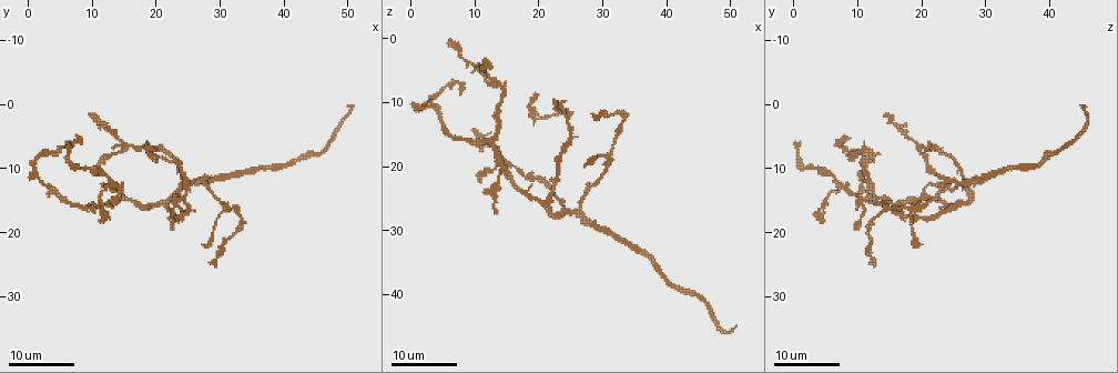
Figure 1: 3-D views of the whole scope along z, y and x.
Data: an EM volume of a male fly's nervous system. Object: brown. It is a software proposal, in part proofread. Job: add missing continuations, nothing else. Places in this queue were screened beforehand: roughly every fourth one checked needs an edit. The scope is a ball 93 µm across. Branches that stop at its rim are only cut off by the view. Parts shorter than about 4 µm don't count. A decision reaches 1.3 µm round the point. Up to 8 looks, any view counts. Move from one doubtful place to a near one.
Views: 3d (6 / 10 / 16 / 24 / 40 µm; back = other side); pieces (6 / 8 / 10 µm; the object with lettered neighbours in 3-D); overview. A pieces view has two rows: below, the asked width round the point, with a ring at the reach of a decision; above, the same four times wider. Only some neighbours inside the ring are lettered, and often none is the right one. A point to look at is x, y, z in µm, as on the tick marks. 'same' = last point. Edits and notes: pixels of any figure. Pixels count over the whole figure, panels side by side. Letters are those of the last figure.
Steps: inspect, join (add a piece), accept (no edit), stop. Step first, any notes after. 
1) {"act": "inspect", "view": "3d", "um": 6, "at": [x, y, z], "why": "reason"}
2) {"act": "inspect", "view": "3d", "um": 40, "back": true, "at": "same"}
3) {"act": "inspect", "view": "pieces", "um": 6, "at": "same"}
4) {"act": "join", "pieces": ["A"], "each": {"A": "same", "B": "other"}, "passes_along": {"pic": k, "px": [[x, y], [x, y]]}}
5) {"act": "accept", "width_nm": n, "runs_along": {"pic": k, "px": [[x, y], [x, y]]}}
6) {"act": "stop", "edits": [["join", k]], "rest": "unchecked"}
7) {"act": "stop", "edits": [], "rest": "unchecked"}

{"act": "inspect", "view": "3d", "um": 16, "at": [10.5, 11.5, 22.5], "why": "branch stops here"}

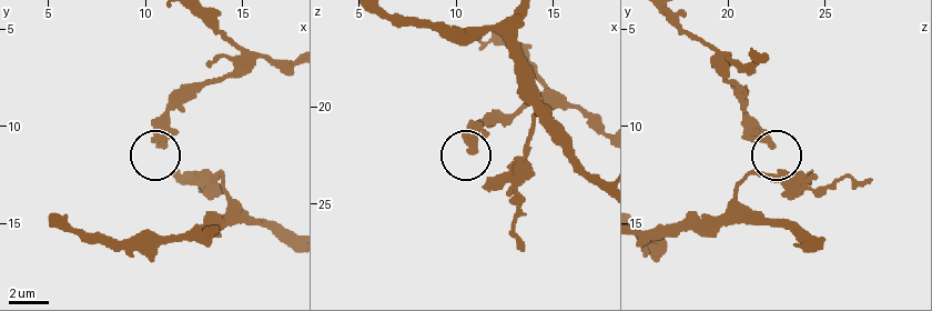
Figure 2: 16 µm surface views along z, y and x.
{"act": "inspect", "view": "pieces", "um": 10, "at": [10.9, 10.9, 22.3]}

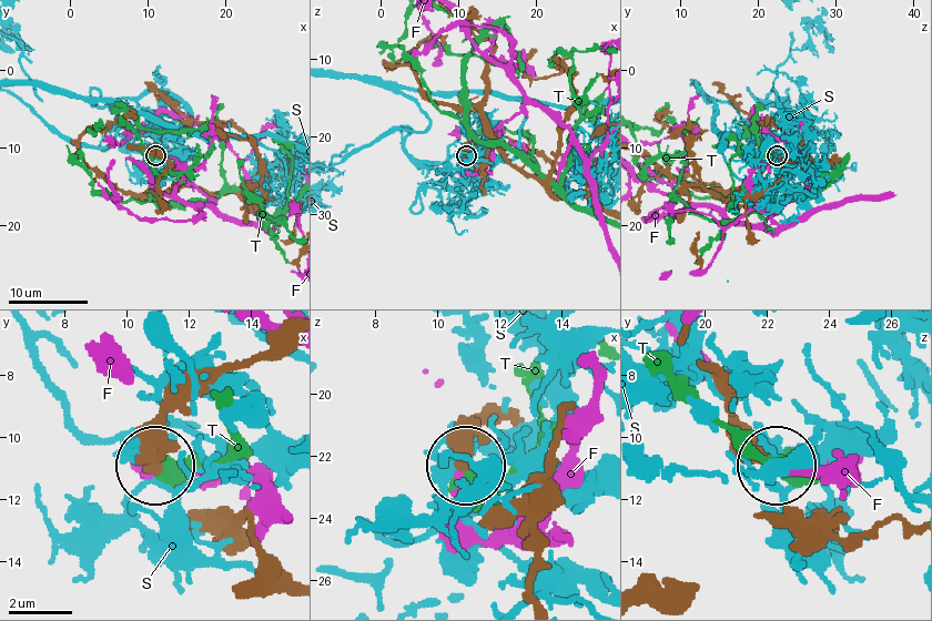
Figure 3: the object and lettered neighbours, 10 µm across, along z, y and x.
{"act": "accept", "each": {"F": "other", "S": "other", "T": "other"}, "runs_along": {"pic": 3, "px": [[285, 332], [198, 385], [174, 409], [159, 462]]}, "found": "no lettered piece goes on from it"}

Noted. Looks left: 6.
{"act": "inspect", "view": "3d", "um": 16, "at": [11.5, 18.5, 4.5], "why": "an open end"}

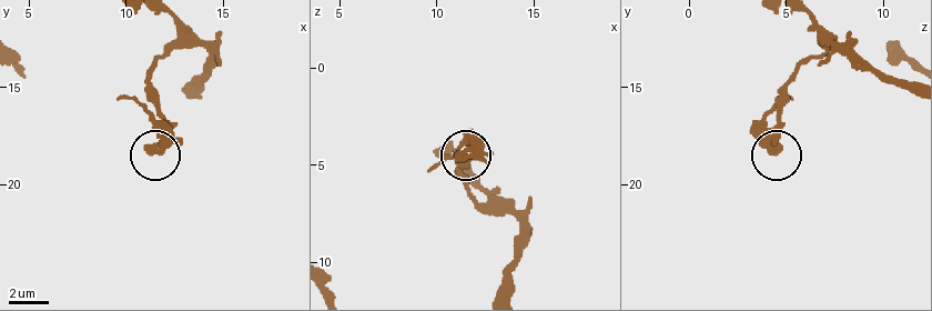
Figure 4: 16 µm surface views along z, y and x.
{"act": "inspect", "view": "pieces", "um": 6, "at": [11.4, 18.3, 4.3], "why": "what lies round it"}

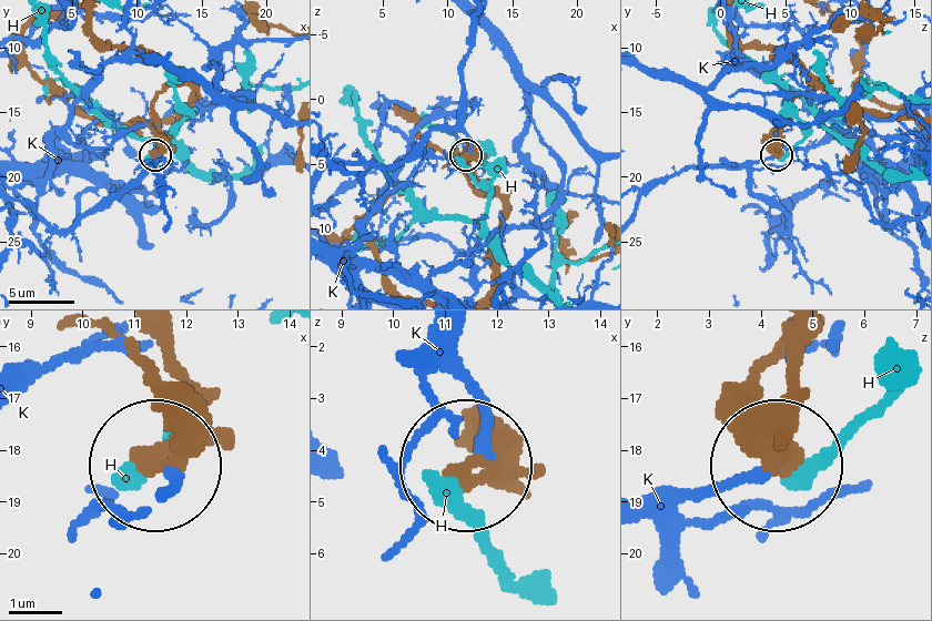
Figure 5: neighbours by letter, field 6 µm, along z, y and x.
{"act": "accept", "width_nm": 430, "each": {"H": "other", "K": "other"}, "runs_along": {"pic": 5, "px": [[488, 292], [504, 205], [474, 189], [468, 156]]}, "found": "none of them fits"}

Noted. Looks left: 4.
{"act": "inspect", "view": "3d", "um": 24, "at": [8.0, 5.5, 8.5], "why": "long arm stops here"}

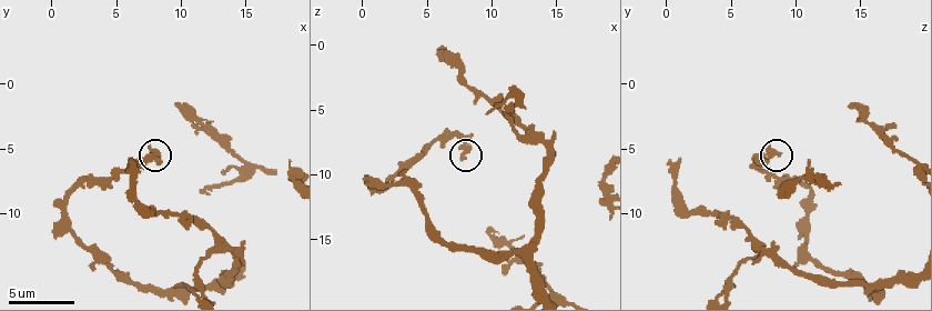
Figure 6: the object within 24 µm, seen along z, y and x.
{"act": "inspect", "view": "pieces", "um": 10, "at": [7.6, 5.6, 8.6], "why": "see the neighbours"}

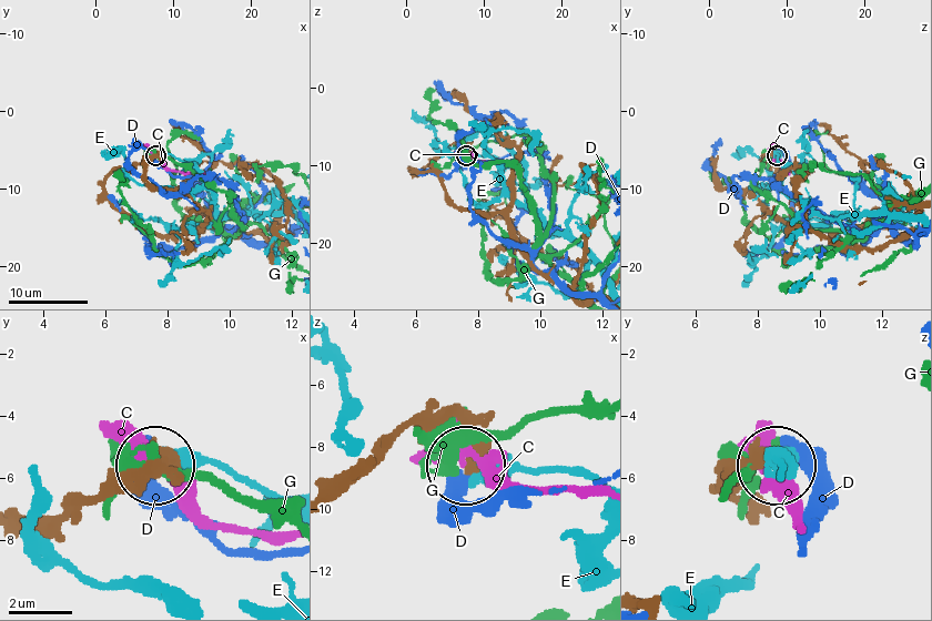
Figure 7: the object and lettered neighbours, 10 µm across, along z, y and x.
{"act": "accept", "each": {"C": "other", "D": "other", "E": "other", "G": "other"}, "found": "none of them fits"}

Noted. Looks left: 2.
{"act": "inspect", "view": "pieces", "um": 10, "at": [9.8, 1.8, 14.4], "why": "free end"}

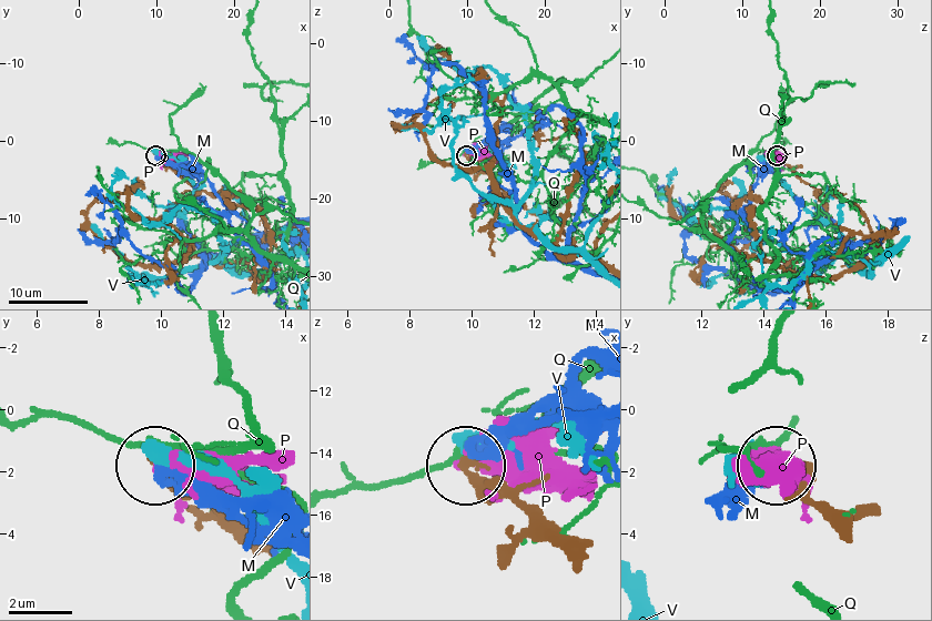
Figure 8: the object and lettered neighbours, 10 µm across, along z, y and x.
{"act": "accept", "each": {"M": "other", "P": "other", "Q": "other", "V": "other"}, "found": "no lettered piece goes on from it"}

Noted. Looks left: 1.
{"act": "stop", "edits": [], "rest": "unchecked"}

